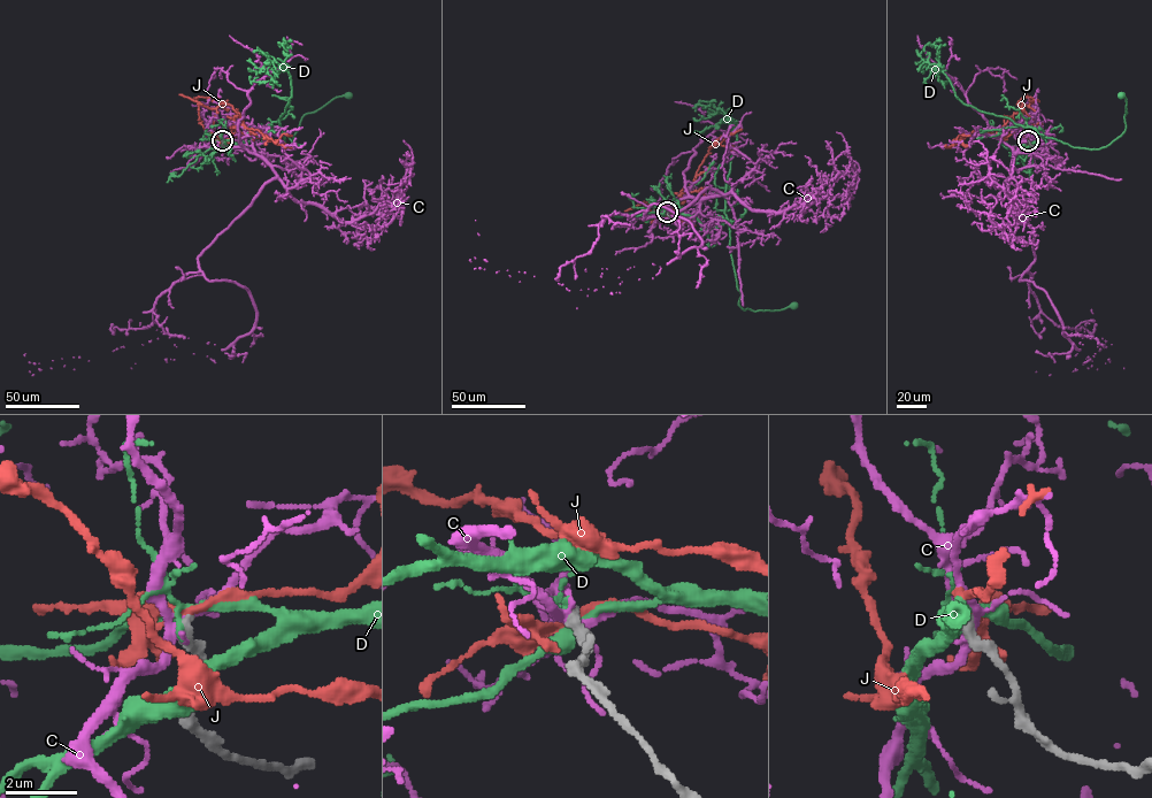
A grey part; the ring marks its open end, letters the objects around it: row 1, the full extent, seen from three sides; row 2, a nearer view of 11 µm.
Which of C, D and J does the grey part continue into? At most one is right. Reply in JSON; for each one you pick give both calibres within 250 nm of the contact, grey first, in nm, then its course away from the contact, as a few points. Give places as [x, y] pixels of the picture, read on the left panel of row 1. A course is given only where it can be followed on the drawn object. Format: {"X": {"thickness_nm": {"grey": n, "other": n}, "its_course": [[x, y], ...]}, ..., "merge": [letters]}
{"merge": []}

